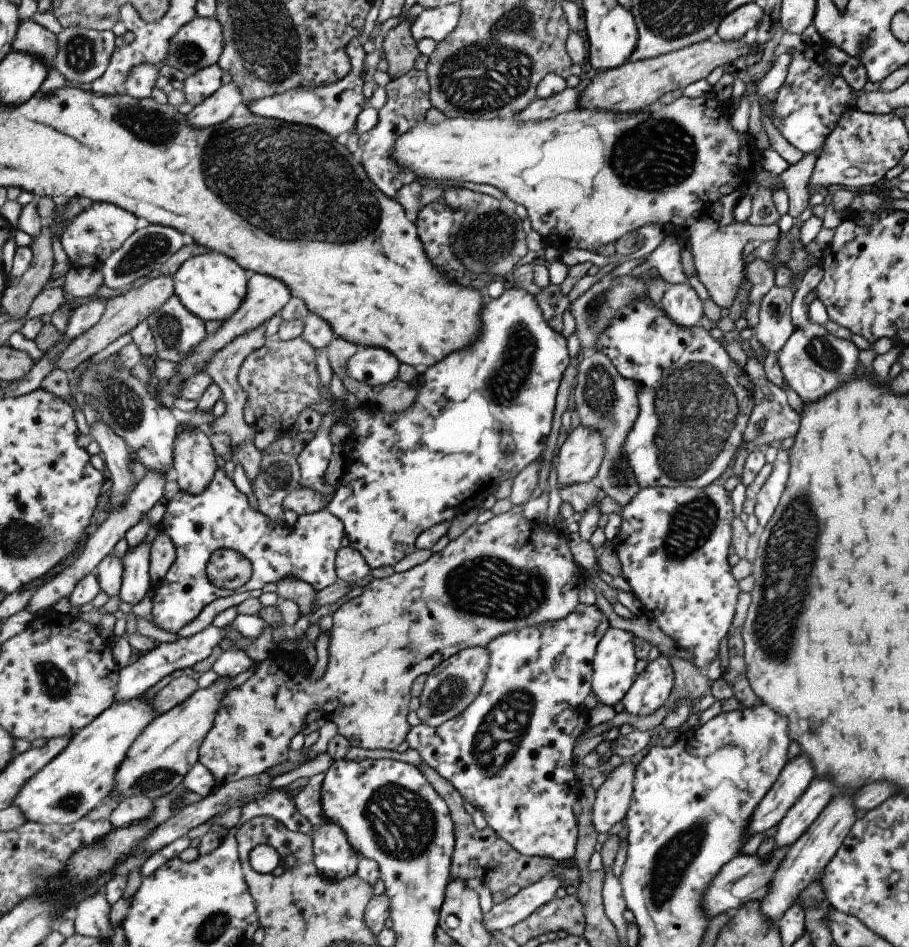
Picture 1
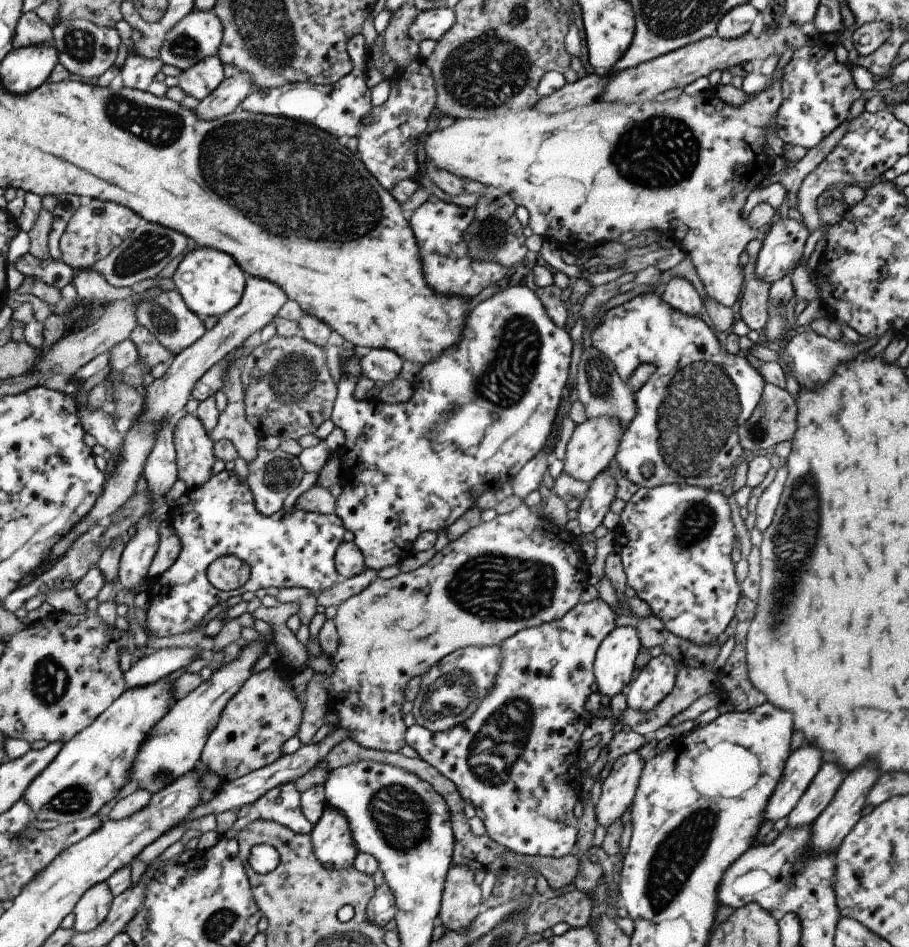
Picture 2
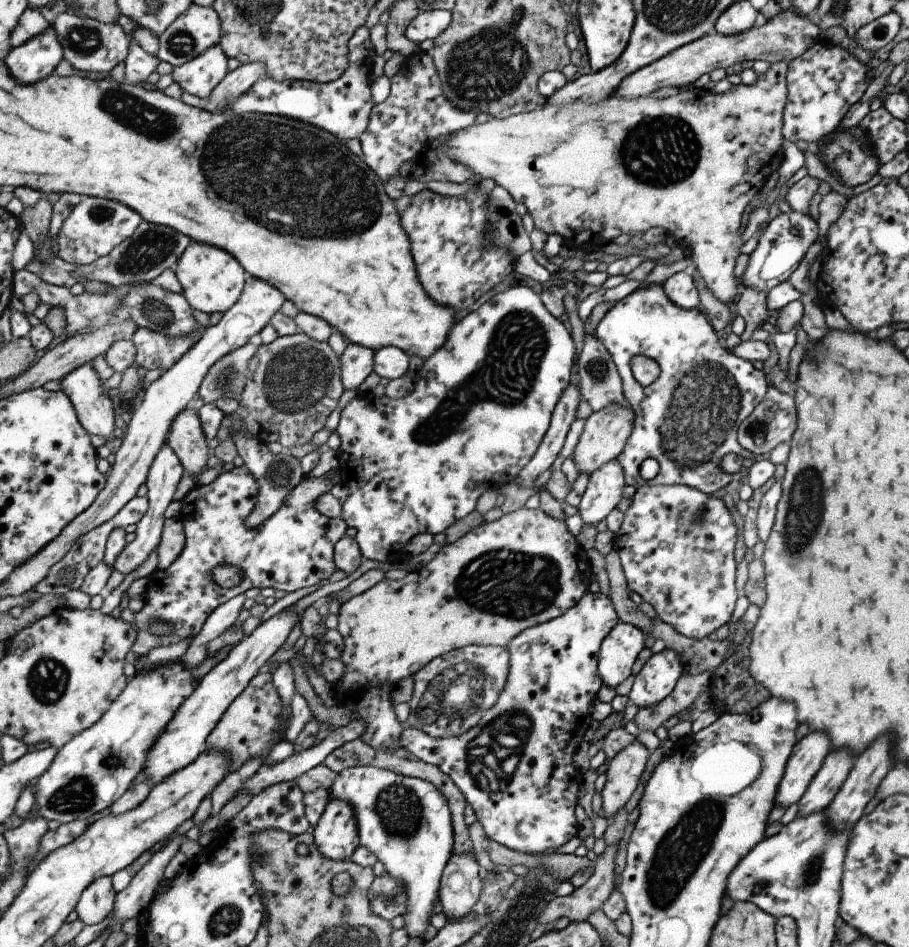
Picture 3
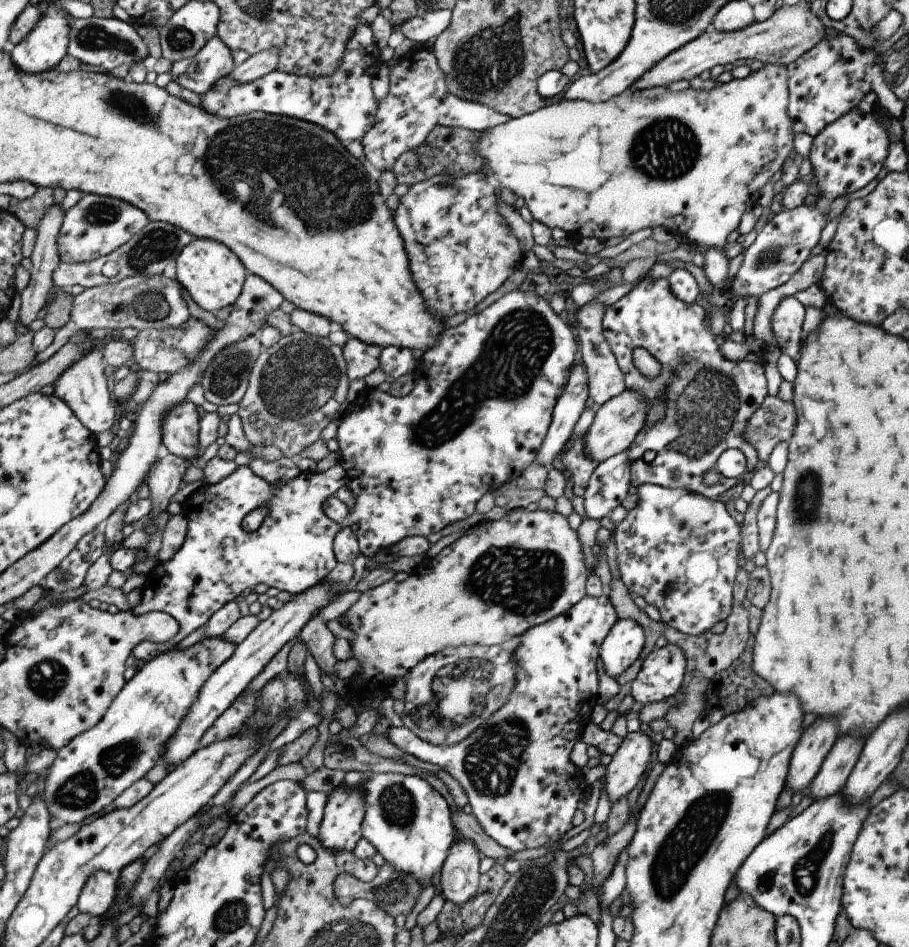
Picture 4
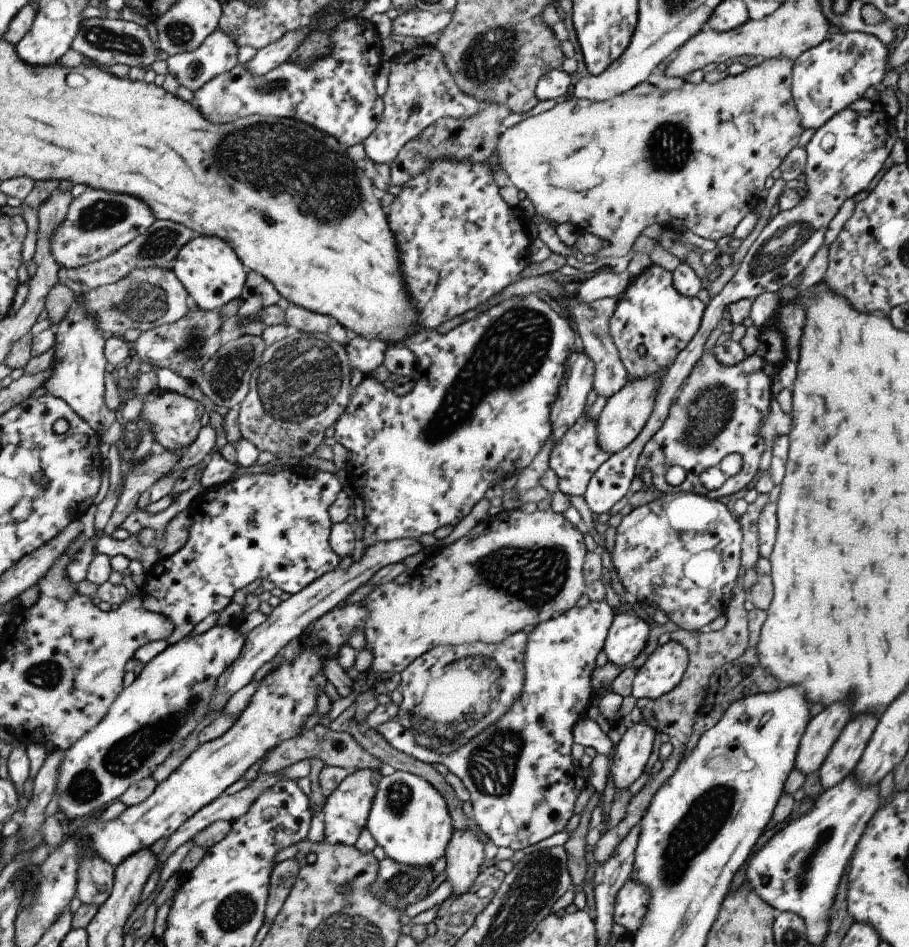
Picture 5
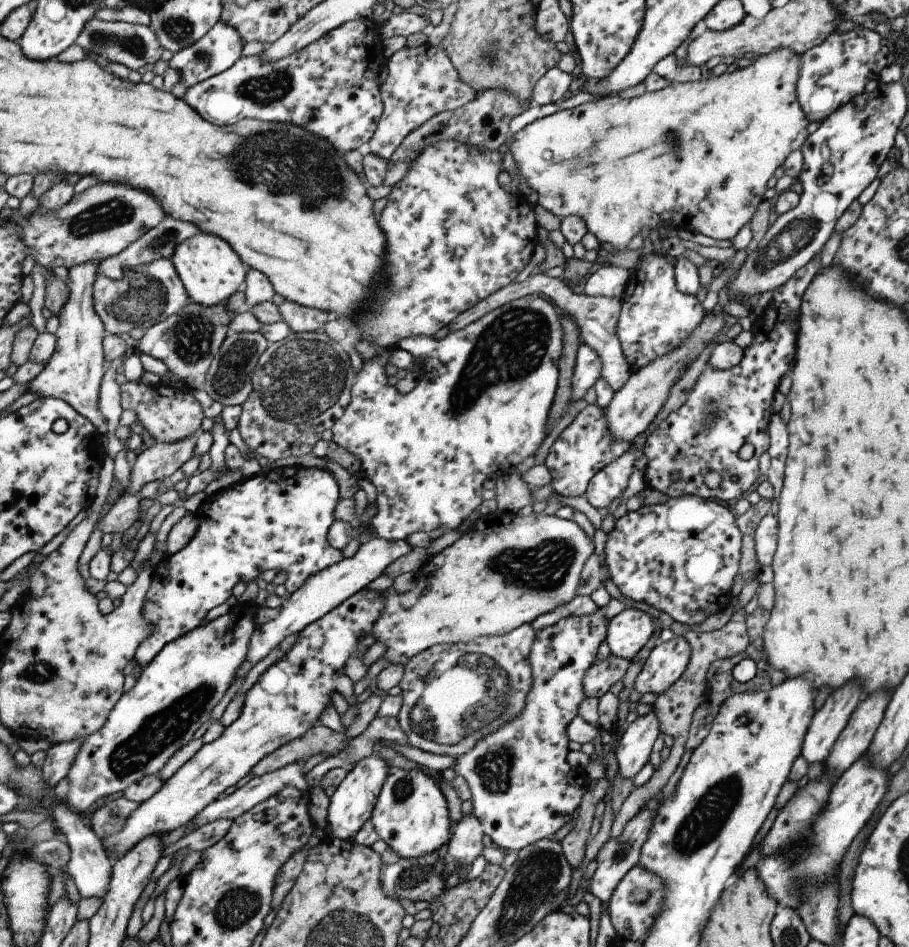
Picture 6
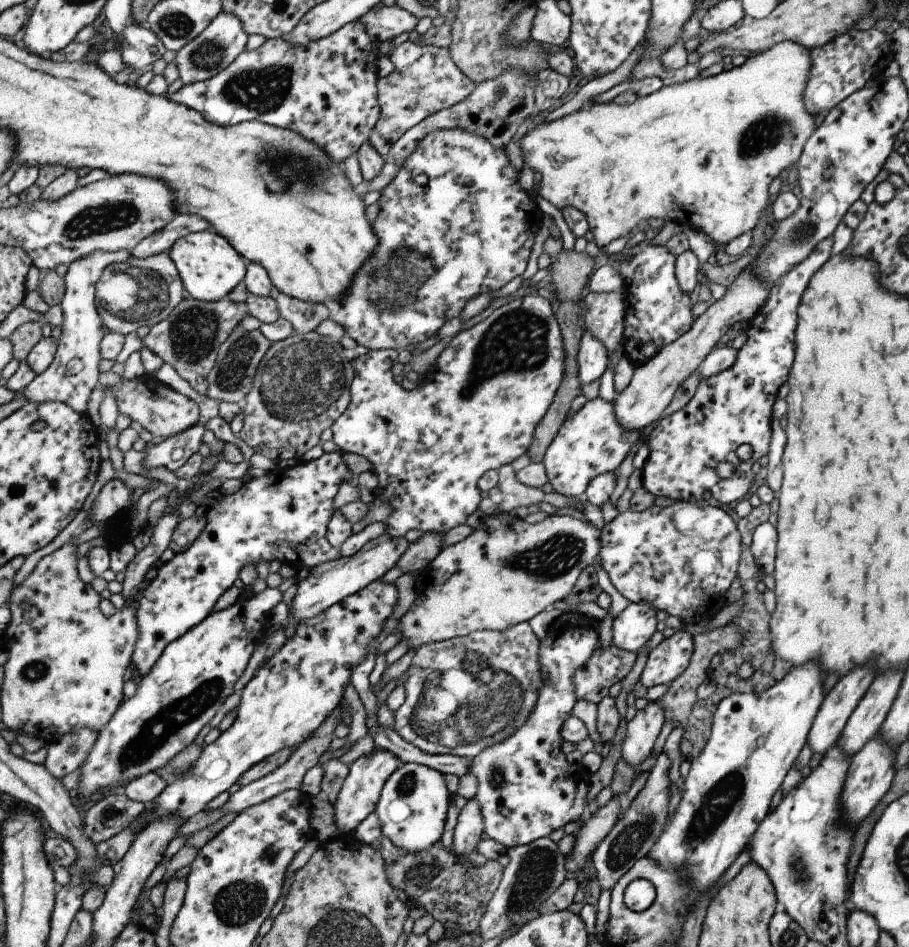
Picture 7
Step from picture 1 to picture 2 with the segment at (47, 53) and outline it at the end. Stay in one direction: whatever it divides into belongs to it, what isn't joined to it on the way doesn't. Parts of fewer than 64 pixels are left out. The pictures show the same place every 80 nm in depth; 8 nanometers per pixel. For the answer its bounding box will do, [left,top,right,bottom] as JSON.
[14,10,54,48]

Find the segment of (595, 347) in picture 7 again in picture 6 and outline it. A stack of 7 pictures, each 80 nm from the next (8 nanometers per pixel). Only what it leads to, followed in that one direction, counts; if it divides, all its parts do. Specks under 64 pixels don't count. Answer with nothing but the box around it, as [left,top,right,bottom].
[571,343,601,401]

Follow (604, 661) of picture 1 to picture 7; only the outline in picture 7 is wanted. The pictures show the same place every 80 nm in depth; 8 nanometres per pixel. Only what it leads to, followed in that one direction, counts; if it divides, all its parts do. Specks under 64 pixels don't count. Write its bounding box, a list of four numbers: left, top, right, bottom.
[611,601,656,652]

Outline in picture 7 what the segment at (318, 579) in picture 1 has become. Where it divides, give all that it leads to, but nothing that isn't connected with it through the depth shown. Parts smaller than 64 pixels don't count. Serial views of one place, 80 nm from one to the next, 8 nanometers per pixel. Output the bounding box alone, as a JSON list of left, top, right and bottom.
[132,449,357,676]

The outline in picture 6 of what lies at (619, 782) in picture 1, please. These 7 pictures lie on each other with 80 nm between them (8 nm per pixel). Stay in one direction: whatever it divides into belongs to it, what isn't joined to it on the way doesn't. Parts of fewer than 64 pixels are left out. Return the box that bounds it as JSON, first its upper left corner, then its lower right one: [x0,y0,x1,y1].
[614,710,660,779]

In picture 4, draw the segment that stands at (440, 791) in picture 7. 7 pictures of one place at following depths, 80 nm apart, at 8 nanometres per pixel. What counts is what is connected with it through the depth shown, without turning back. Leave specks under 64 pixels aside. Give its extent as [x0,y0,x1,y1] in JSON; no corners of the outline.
[343,772,458,889]

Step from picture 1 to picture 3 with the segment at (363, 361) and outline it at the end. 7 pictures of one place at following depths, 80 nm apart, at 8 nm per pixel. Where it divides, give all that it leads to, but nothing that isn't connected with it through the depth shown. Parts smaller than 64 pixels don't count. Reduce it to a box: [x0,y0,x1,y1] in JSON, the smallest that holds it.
[372,346,411,381]

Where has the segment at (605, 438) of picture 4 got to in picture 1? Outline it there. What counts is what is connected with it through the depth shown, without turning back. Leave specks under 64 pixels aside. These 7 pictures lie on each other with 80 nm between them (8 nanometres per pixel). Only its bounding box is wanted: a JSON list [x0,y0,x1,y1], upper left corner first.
[557,425,603,487]

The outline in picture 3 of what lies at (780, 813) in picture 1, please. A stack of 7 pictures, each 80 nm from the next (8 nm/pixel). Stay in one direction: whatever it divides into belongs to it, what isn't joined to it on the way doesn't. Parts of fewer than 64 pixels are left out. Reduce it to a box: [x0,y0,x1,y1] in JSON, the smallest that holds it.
[773,731,829,810]

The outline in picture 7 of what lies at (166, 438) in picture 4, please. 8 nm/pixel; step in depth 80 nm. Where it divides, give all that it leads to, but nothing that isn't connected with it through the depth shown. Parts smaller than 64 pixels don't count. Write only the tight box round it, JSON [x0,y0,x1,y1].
[111,374,200,439]

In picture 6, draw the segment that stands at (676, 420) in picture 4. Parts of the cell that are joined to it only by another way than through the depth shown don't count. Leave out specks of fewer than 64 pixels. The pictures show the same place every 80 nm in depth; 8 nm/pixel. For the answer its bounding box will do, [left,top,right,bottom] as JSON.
[615,252,820,502]

